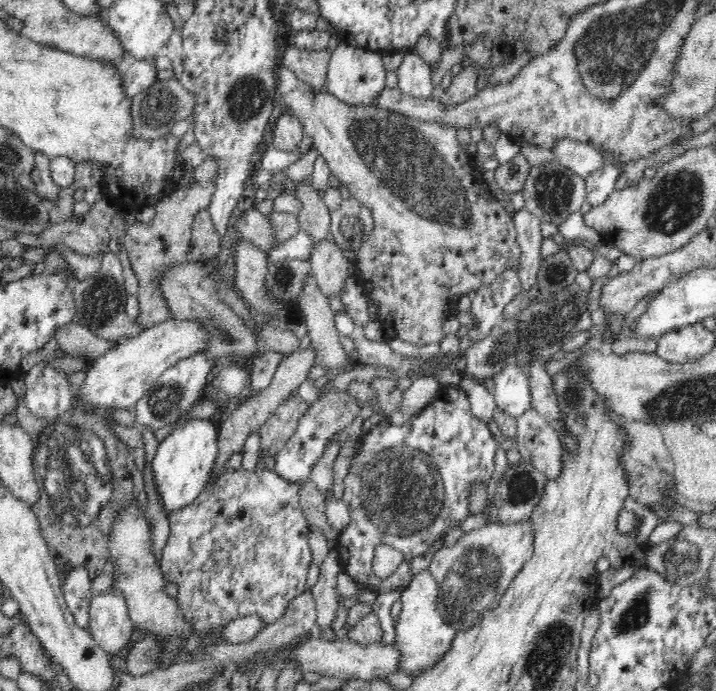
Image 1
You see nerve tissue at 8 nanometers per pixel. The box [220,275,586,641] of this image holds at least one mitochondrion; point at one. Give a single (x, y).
(401, 486)

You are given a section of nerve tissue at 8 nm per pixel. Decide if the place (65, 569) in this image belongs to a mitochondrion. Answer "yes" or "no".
no

